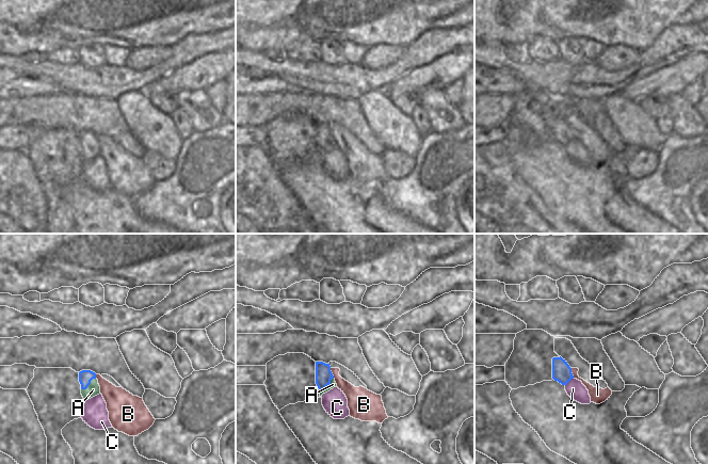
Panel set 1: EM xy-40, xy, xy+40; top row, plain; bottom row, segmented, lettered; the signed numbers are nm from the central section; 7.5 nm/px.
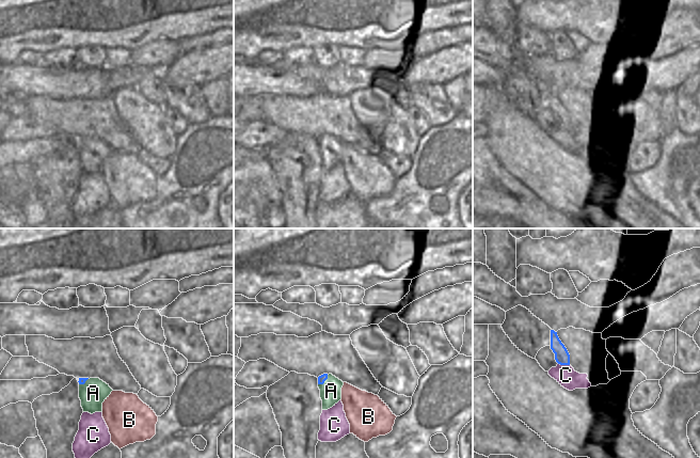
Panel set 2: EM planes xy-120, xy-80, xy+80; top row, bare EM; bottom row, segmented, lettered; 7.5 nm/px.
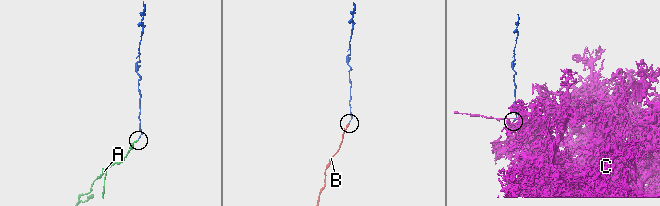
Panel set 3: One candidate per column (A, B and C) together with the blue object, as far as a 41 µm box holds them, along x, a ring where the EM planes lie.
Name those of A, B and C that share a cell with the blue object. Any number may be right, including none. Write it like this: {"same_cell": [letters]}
{"same_cell": ["B"]}

